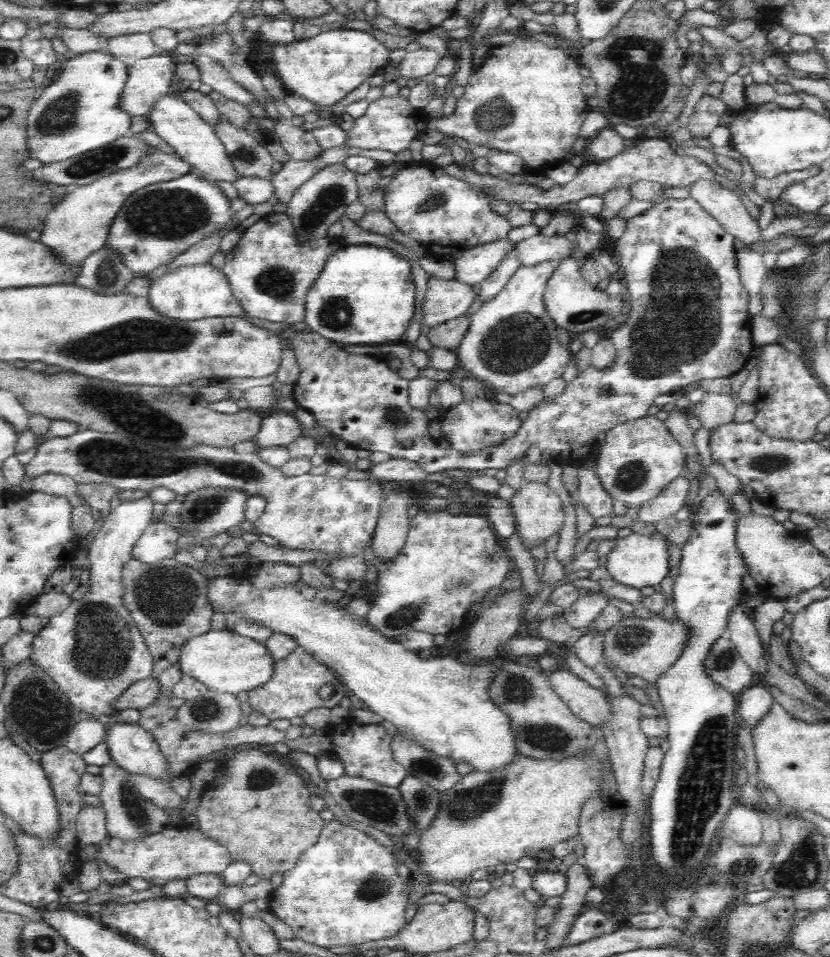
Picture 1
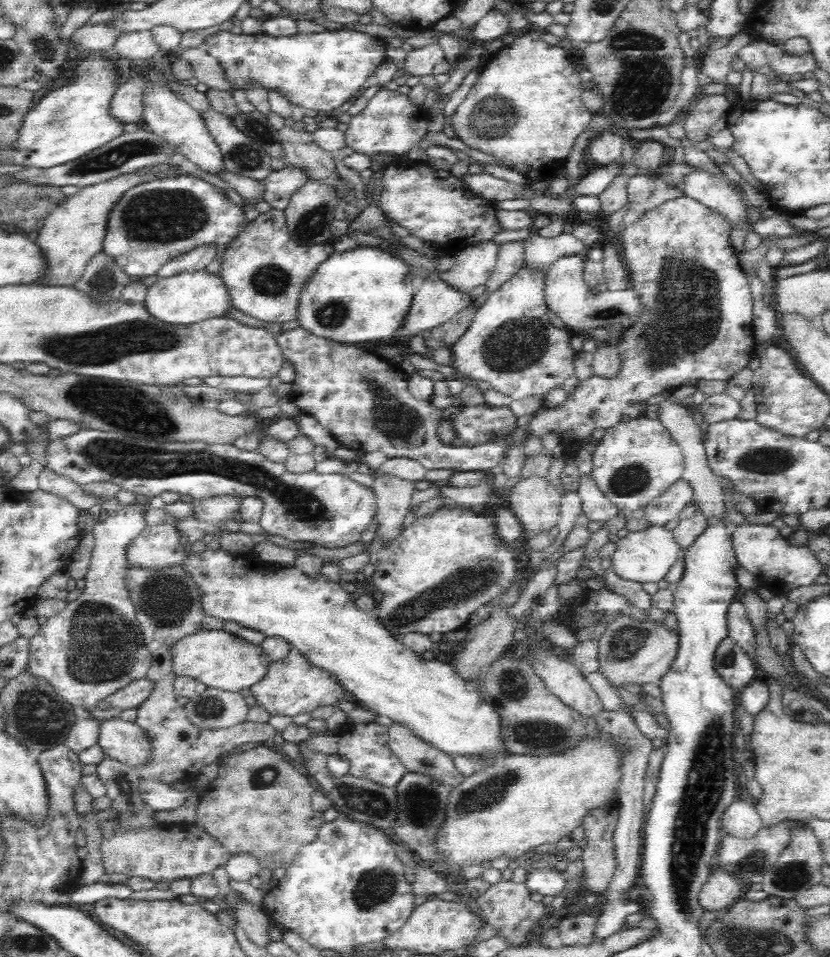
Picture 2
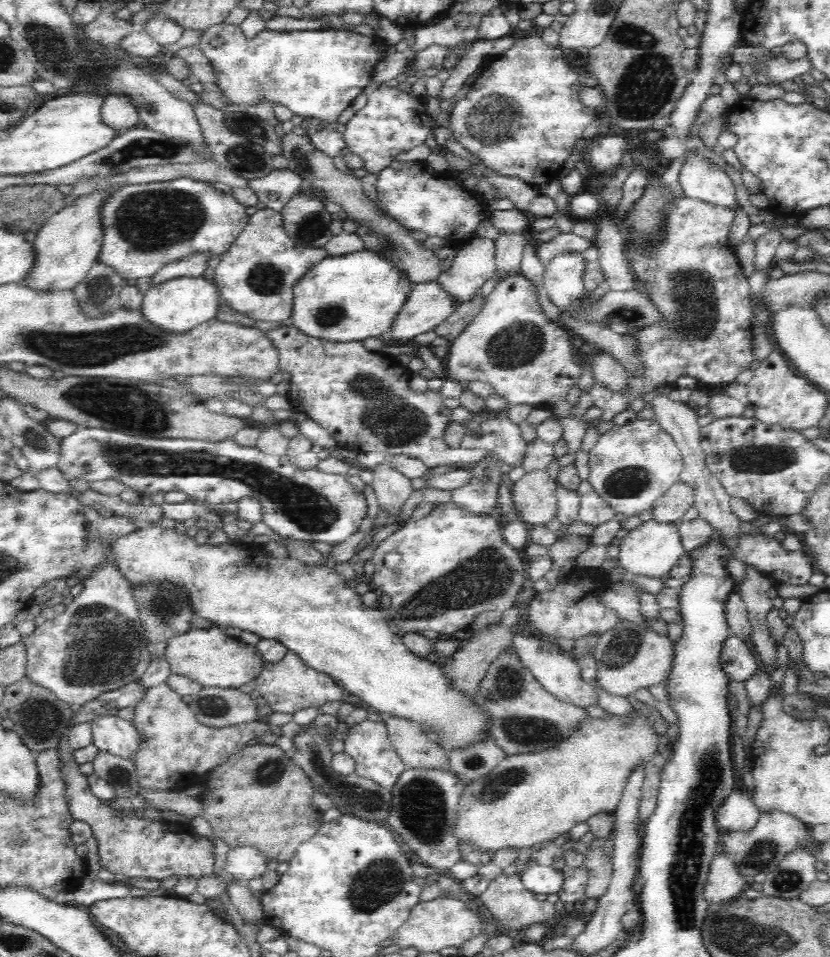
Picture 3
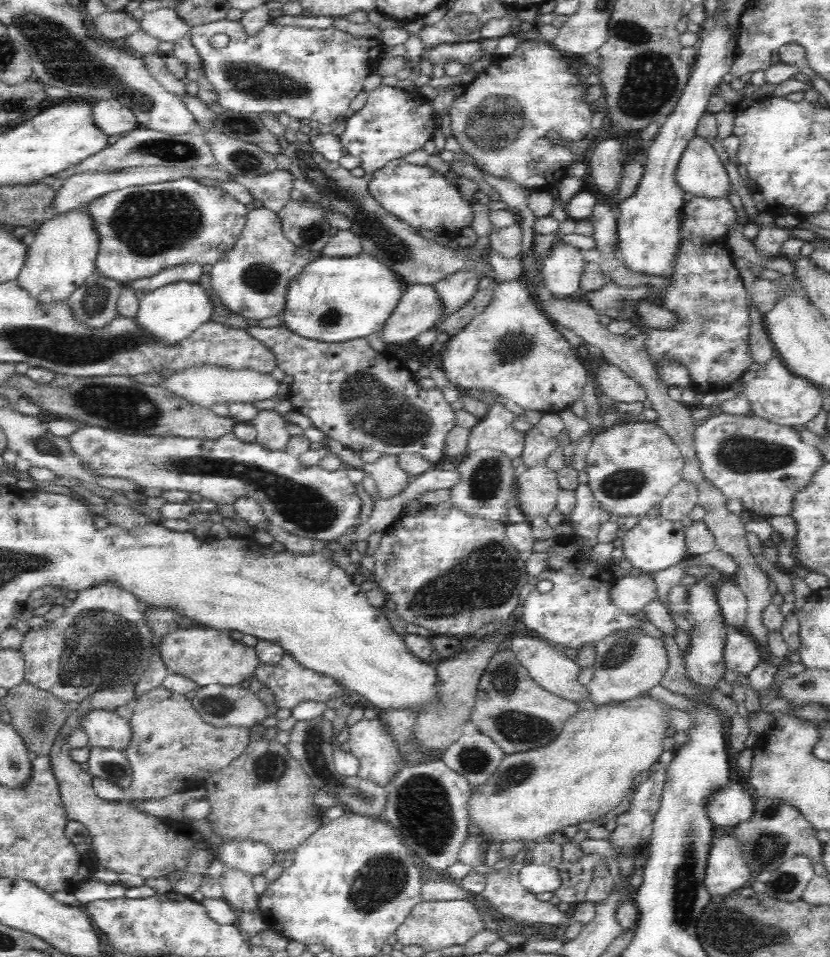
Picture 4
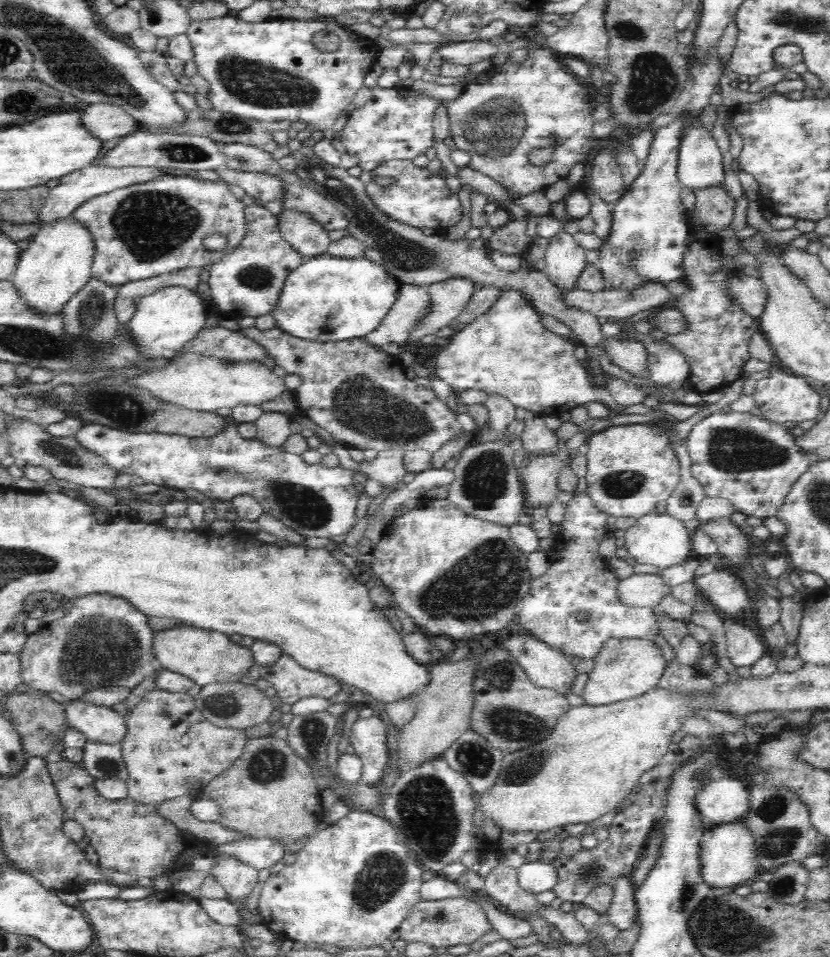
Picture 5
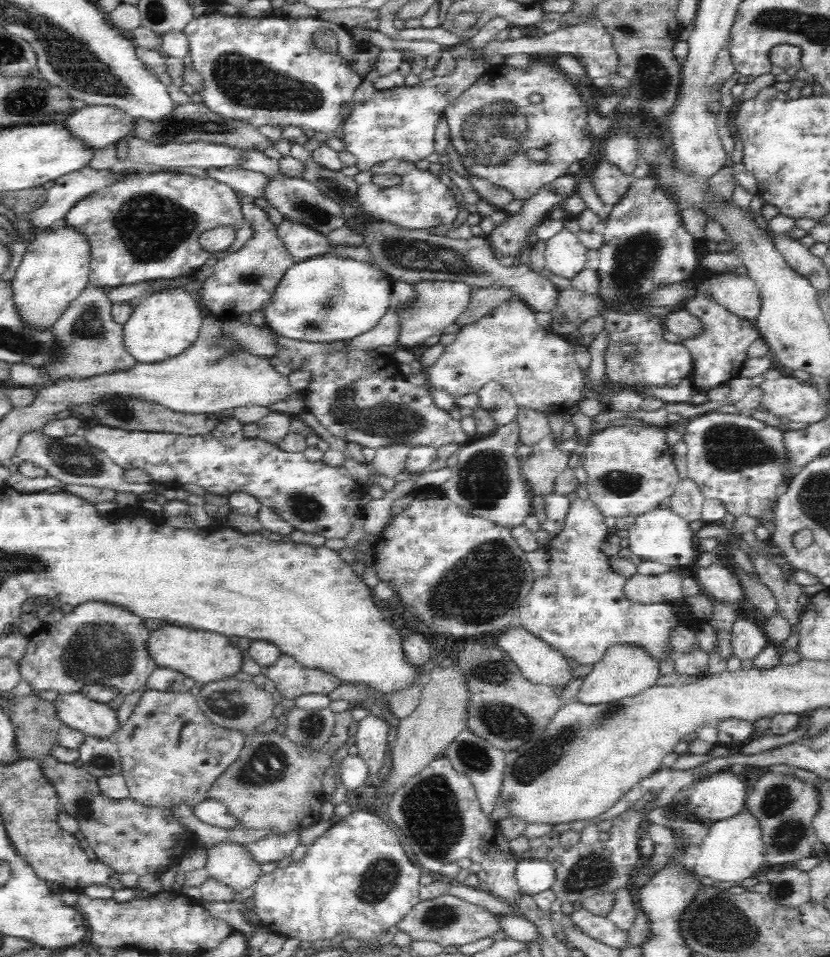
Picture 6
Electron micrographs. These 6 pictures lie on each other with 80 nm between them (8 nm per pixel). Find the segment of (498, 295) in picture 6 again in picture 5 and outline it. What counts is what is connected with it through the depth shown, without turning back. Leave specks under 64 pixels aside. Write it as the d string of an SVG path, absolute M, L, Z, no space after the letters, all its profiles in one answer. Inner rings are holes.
M476 286L476 290L473 292L469 303L464 307L464 310L448 324L448 327L452 328L456 333L460 332L467 324L470 324L474 318L488 312L490 306L498 300L498 294L500 294L500 289L495 286Z

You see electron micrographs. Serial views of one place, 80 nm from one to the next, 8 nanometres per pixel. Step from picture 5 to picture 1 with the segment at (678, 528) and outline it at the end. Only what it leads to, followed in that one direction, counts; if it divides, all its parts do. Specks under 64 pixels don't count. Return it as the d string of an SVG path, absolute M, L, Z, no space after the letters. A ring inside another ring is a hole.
M633 532L624 538L618 537L614 548L606 555L606 564L604 566L615 582L627 588L636 588L640 591L647 586L660 585L669 574L666 536L662 533L643 535Z

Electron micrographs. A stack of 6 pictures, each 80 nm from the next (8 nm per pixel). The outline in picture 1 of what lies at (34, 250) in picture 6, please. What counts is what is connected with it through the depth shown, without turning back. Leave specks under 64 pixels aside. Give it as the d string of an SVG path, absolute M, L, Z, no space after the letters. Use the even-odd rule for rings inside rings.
M154 145L150 146L150 149L151 152L143 157L138 165L106 174L67 193L60 204L46 215L46 224L39 242L53 250L70 266L81 265L86 256L90 256L107 244L115 216L134 192L151 184L165 183L178 179L178 176L191 174L192 166L176 155L176 152L172 154L161 152Z

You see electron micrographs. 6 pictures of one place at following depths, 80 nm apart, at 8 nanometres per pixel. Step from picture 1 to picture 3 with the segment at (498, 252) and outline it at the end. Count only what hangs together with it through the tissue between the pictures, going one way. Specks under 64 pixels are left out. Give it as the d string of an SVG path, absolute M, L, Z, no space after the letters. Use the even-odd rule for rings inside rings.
M474 237L458 248L451 267L438 274L437 281L454 300L469 301L496 273L494 240Z

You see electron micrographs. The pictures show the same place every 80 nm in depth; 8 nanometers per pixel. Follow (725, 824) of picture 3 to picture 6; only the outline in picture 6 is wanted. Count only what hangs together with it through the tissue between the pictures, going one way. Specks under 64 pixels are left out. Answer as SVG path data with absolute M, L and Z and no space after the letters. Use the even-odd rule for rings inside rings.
M721 771L697 782L686 805L695 820L709 824L737 815L746 807L747 796L740 776Z

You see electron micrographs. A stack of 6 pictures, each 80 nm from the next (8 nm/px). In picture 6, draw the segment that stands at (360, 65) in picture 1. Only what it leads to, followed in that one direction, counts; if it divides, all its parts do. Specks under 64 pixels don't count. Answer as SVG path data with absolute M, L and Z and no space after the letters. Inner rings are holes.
M214 12L212 14L204 14L199 17L194 17L184 28L183 32L187 36L189 42L190 54L193 62L192 68L202 77L203 90L201 92L204 99L204 105L210 109L211 112L218 113L222 117L234 118L237 120L247 121L254 125L254 127L260 127L263 125L272 125L274 127L290 126L302 126L302 128L310 128L310 130L316 130L316 132L336 132L340 126L344 124L346 112L348 108L353 104L353 94L356 92L360 83L363 81L363 77L359 75L359 72L353 70L353 64L349 64L351 59L356 53L364 50L368 46L367 42L363 40L356 40L350 33L350 30L345 26L334 24L328 21L324 21L320 18L307 17L307 18L292 18L292 17L277 17L271 14L263 16L262 18L246 18L240 15L226 16L221 12ZM322 28L332 30L336 34L338 39L338 50L335 53L323 52L320 48L314 46L312 41L312 34L316 30L322 30Z

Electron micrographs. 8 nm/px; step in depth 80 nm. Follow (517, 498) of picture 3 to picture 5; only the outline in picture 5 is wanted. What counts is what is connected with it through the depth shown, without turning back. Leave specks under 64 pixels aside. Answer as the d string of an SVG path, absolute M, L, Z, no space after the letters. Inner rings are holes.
M559 446L553 453L554 461L550 457L538 457L520 470L519 476L526 513L530 513L531 510L538 507L547 508L557 498L559 493L557 487L558 472L560 472L561 461L569 453L569 449Z

